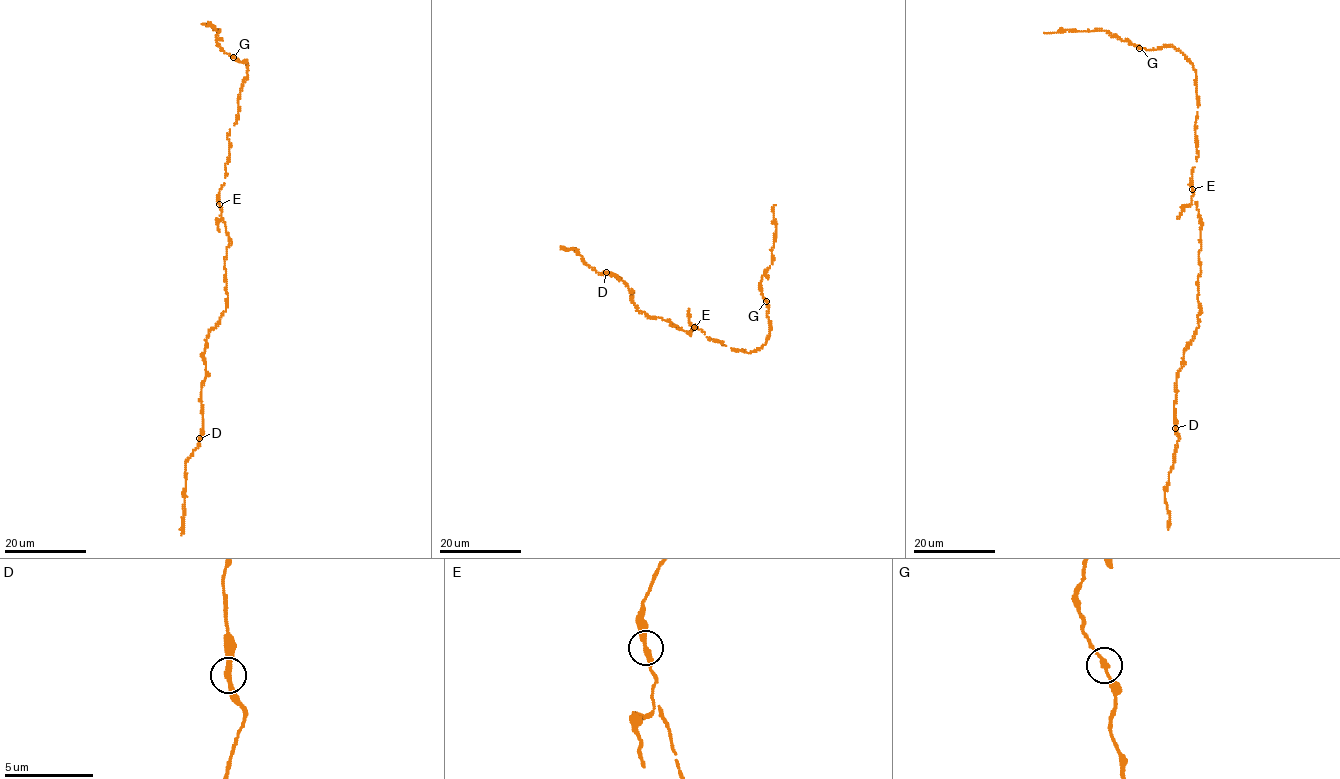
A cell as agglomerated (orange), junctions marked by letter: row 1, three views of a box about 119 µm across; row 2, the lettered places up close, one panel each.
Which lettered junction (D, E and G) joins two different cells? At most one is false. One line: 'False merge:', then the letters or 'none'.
False merge: E

